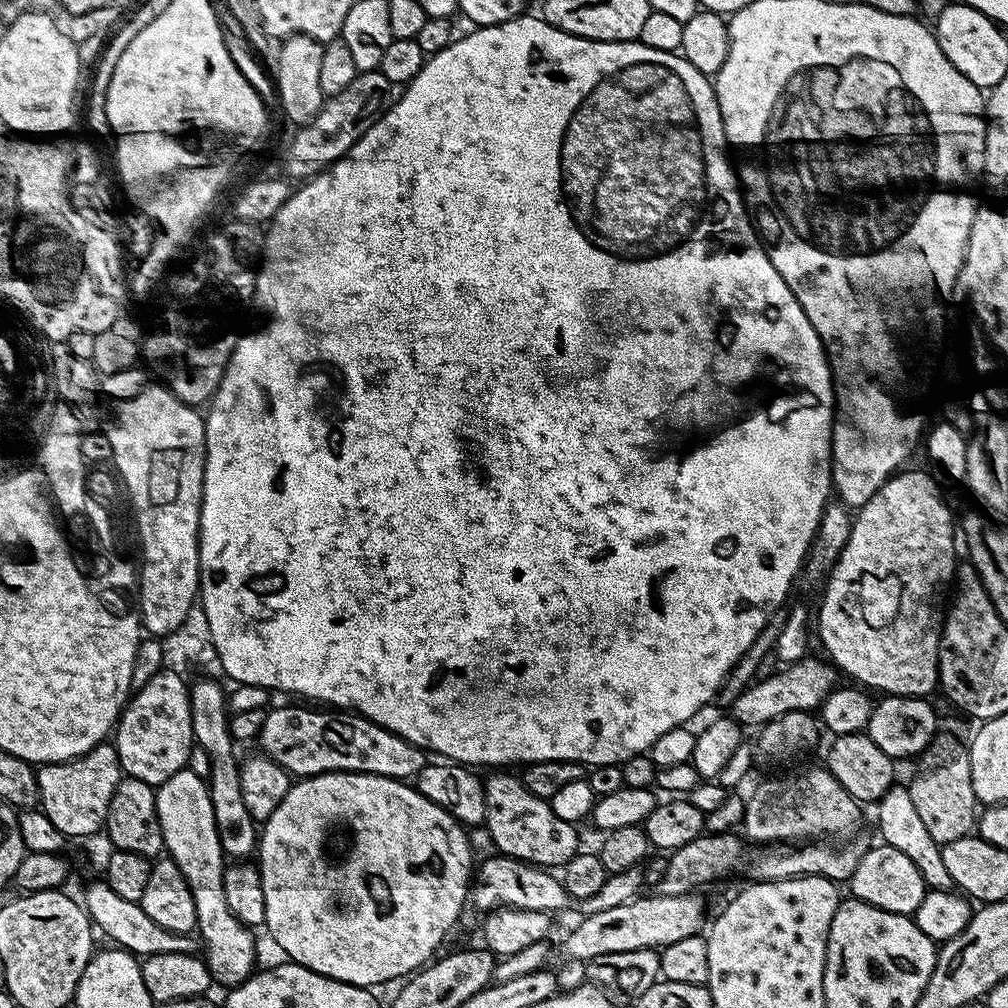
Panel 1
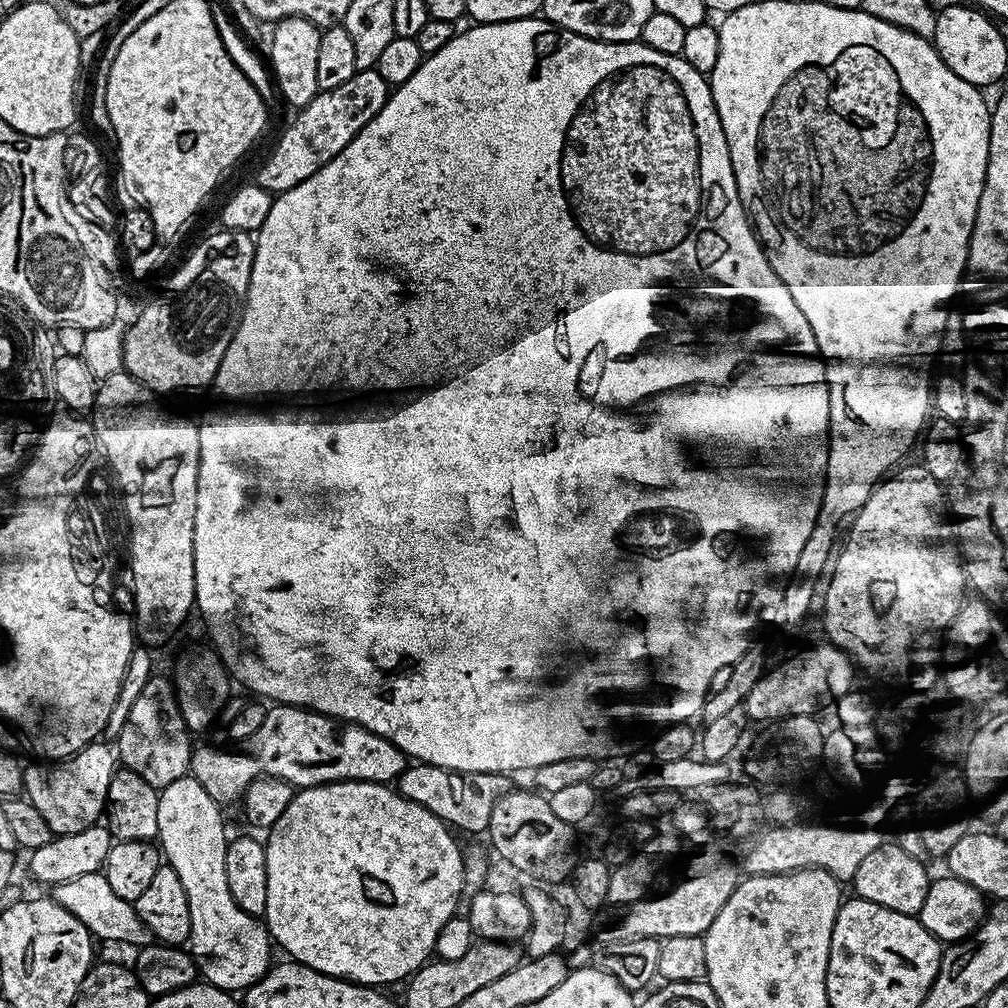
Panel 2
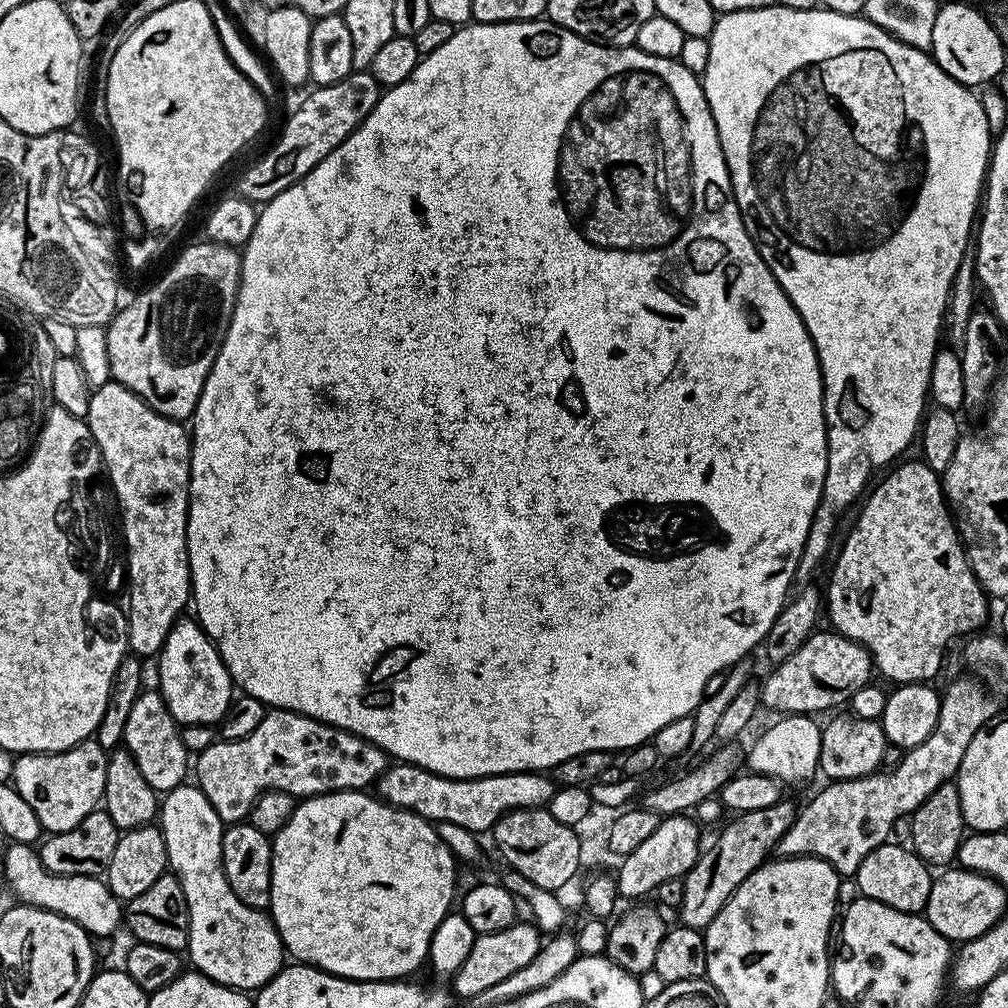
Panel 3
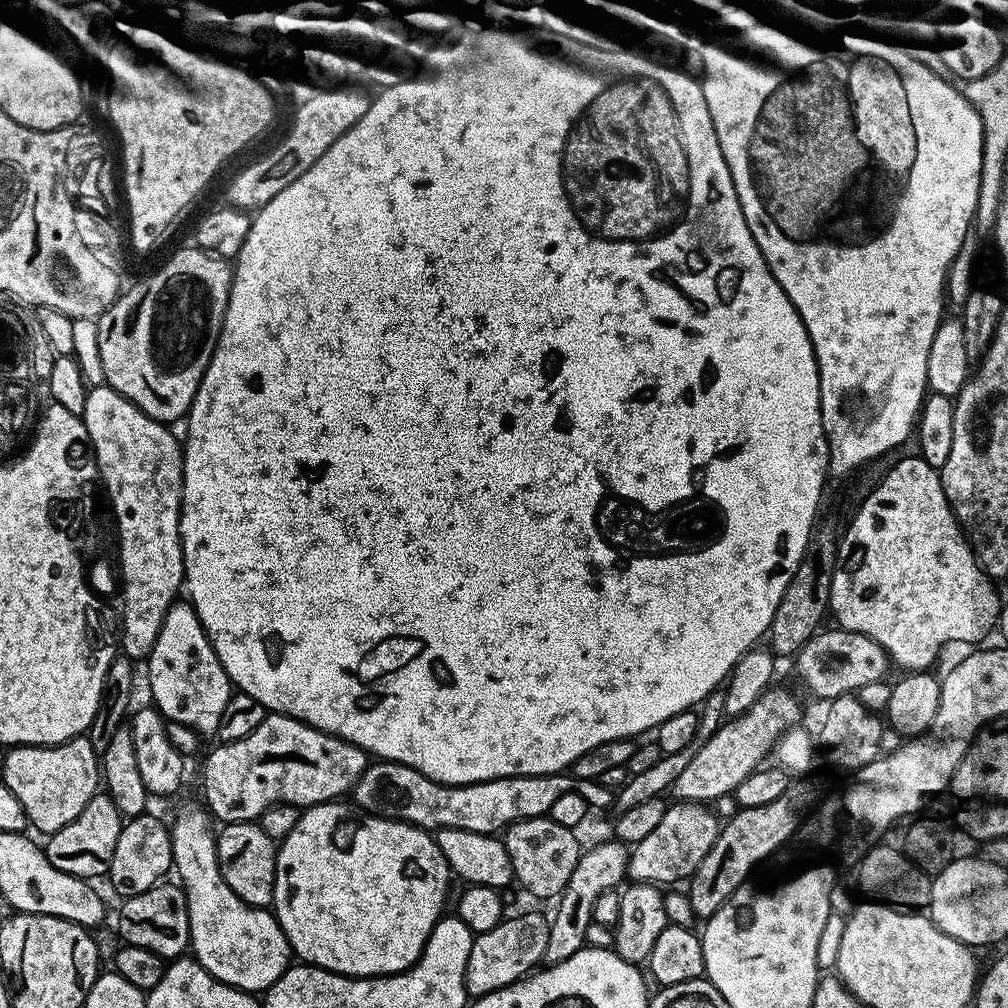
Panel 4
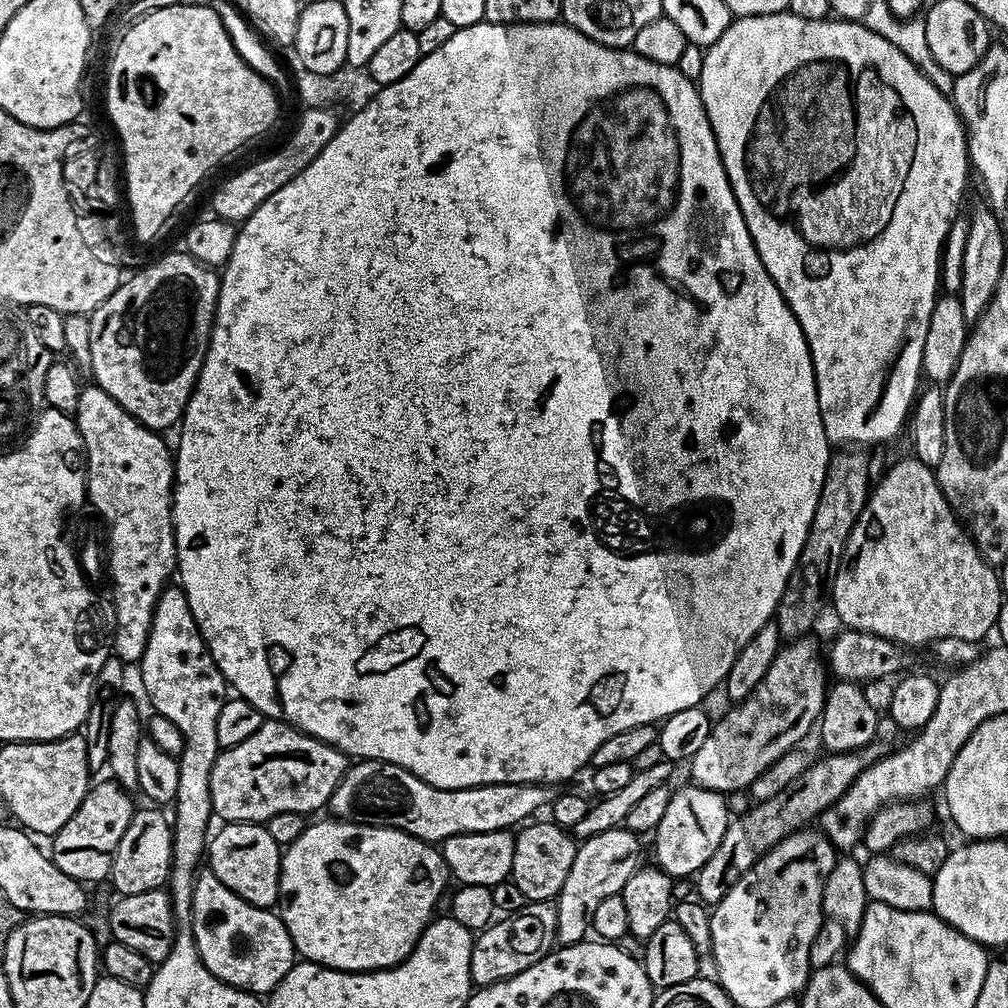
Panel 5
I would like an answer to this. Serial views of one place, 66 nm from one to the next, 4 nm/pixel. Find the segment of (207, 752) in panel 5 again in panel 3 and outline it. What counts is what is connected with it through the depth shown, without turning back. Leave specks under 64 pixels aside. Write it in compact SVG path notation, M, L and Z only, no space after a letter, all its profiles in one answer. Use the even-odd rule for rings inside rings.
M181 618L177 620L170 630L170 634L166 634L166 642L162 646L155 664L156 676L160 679L159 694L165 700L165 704L176 723L180 726L192 724L219 725L225 714L228 713L228 708L234 699L232 675L228 673L227 666L222 662L220 652L216 649L216 643L205 634L195 619Z

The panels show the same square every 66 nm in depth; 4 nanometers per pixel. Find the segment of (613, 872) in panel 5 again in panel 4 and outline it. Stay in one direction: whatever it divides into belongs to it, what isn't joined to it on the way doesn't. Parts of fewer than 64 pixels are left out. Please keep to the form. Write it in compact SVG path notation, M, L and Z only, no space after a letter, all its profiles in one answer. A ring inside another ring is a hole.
M615 838L595 846L594 849L581 851L578 866L574 866L570 882L558 897L560 905L556 908L556 917L553 915L548 925L548 941L543 959L545 965L562 962L570 958L570 954L585 947L587 927L592 924L594 902L598 902L602 894L621 887L620 879L623 881L628 875L629 855L629 845Z

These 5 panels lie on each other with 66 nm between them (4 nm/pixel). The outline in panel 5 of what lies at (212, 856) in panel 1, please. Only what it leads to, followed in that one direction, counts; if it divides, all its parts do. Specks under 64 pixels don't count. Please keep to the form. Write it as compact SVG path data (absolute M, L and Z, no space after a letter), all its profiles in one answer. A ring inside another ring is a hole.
M210 870L201 871L199 875L197 875L196 884L192 888L192 919L190 921L190 927L192 929L192 936L196 939L196 945L200 951L200 957L204 965L206 965L219 980L223 980L225 984L233 984L236 988L243 988L246 992L253 994L271 993L272 989L278 986L278 982L282 982L282 978L291 970L292 965L297 963L298 960L296 947L292 945L290 934L286 930L284 923L280 920L279 915L277 915L275 911L267 908L259 908L250 902L246 902L242 898L238 898L238 894L234 894L229 888L222 886L222 882L218 882L218 878Z

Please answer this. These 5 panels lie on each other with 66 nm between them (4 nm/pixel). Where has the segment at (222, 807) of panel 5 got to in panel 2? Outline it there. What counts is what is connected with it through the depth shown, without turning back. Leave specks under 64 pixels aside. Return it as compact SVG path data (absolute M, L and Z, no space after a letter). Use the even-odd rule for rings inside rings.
M276 704L268 708L266 722L242 746L215 748L212 744L204 744L191 749L188 767L190 774L221 806L232 804L243 797L244 792L260 776L273 776L292 785L293 789L313 788L319 784L336 784L340 780L373 780L376 784L391 785L399 781L405 768L409 767L409 757L404 755L398 746L394 746L386 738L374 734L357 724L349 724L346 720L336 720L332 716L324 716L306 708L298 708L294 704Z

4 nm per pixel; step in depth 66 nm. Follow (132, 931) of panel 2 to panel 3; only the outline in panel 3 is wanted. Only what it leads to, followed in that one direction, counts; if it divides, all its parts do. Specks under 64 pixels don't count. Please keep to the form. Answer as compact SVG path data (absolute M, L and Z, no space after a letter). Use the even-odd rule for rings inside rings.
M9 843L8 849L4 852L4 876L8 879L8 884L12 887L11 895L19 901L21 905L29 908L41 908L47 912L53 912L59 916L64 916L72 920L78 926L82 926L84 931L92 938L108 938L113 934L112 931L122 924L122 904L116 899L114 893L108 889L108 885L100 876L63 876L54 874L46 870L40 861L40 853L31 844Z

